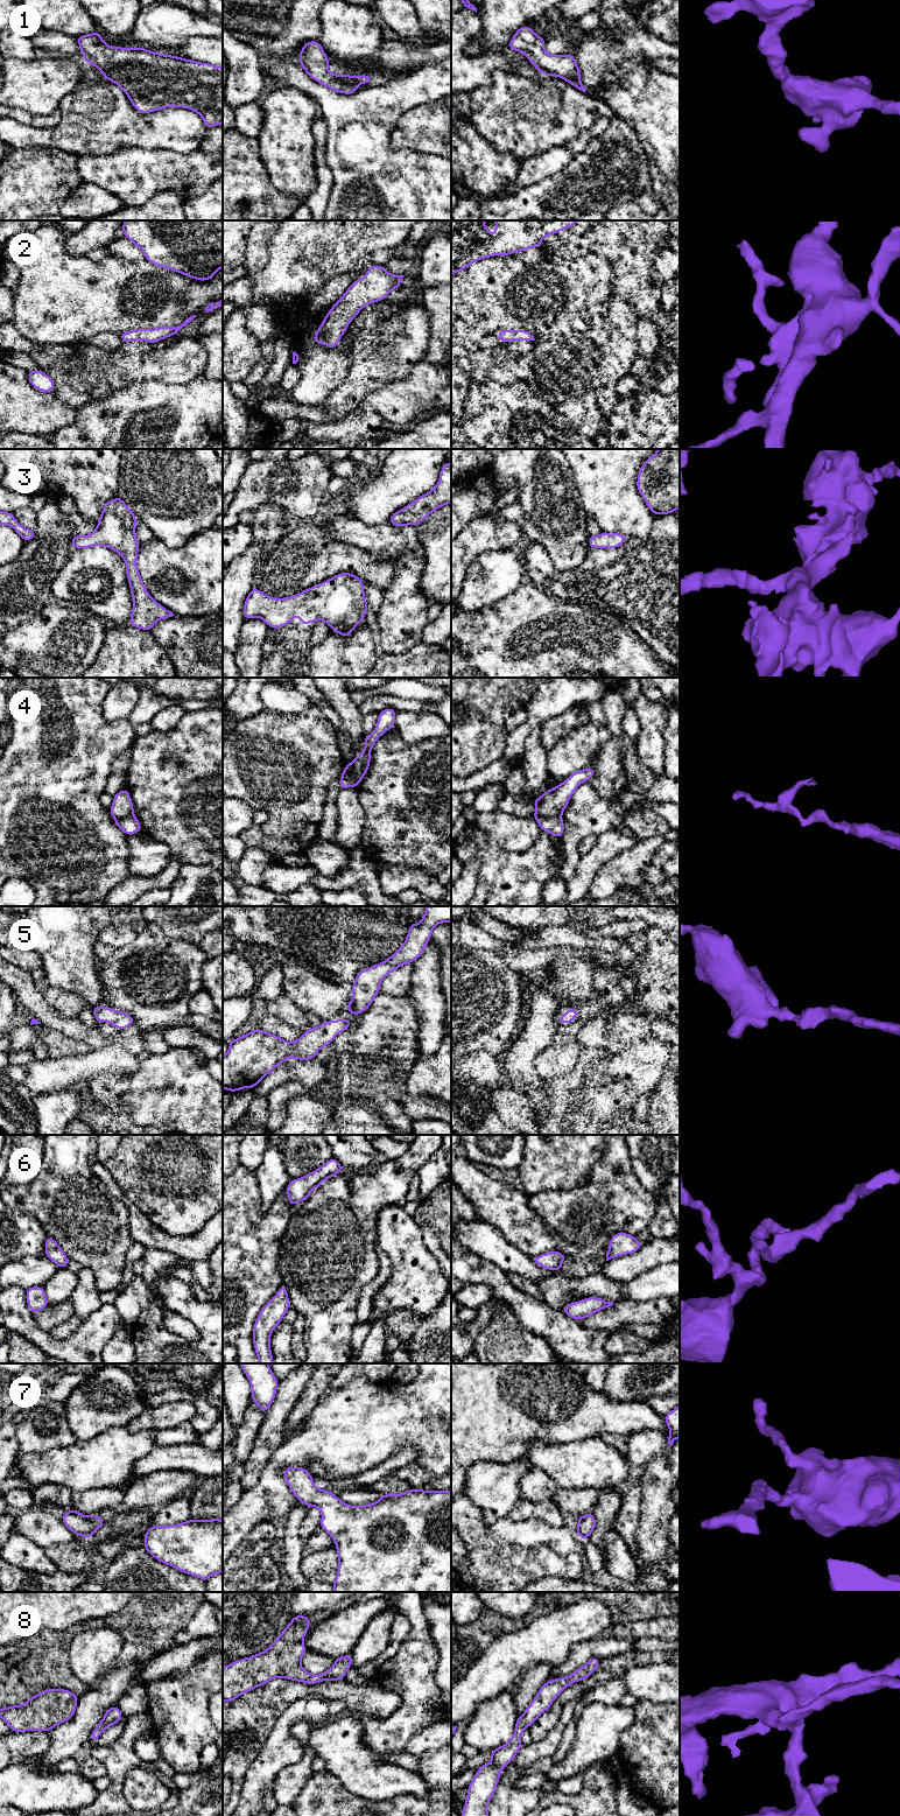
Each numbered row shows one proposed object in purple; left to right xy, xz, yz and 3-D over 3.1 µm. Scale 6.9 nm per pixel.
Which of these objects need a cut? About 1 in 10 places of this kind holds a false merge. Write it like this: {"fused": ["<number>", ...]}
{"fused": ["4"]}

